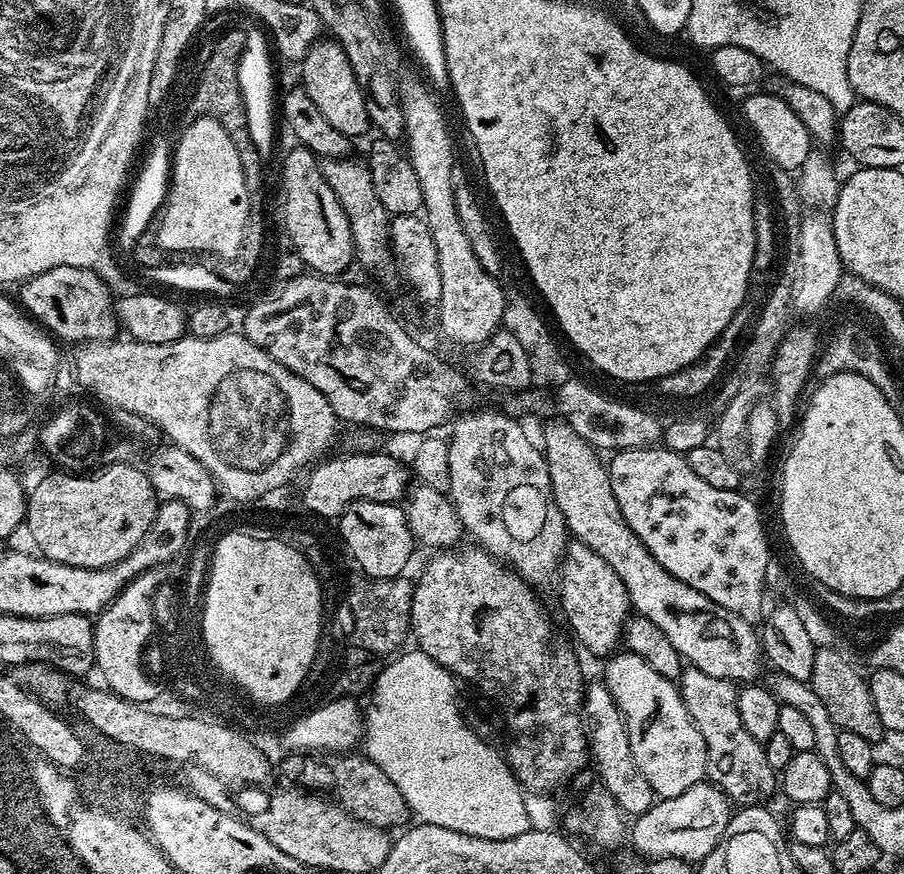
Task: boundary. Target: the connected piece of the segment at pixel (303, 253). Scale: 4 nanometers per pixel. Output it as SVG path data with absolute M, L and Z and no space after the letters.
M292 146L284 156L284 226L282 228L297 254L301 256L305 269L321 276L336 278L344 274L340 272L346 271L351 264L354 264L350 222L346 222L346 214L342 206L338 206L338 198L334 190L330 190L330 182L326 182L322 174L320 160L308 148Z

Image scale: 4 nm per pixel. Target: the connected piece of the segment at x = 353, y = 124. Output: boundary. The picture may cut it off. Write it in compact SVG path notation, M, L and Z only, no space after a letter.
M321 38L310 46L310 50L299 61L302 86L314 101L314 106L330 121L334 130L342 130L350 138L364 136L370 132L368 119L368 98L365 89L360 87L358 78L342 50L342 46L331 38Z

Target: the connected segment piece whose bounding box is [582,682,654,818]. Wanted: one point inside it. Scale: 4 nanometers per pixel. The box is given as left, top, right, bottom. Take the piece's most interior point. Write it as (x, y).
(608, 738)

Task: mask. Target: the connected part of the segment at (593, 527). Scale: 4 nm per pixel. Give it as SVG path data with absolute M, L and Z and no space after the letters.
M553 419L544 428L542 451L544 461L550 470L550 486L554 494L554 502L558 510L562 510L564 525L567 526L571 539L575 543L590 546L590 550L594 550L594 554L598 554L598 558L603 558L610 565L610 570L614 570L614 574L622 578L622 586L626 586L631 611L637 616L644 616L650 622L654 622L654 626L658 626L658 630L662 630L662 634L670 638L674 650L678 650L681 661L687 662L713 678L731 682L755 681L759 677L756 675L760 672L762 647L761 633L756 628L752 629L753 621L743 620L738 614L718 607L714 602L710 602L710 598L706 598L706 594L694 590L694 586L686 586L662 566L658 566L654 554L646 550L646 546L634 534L634 530L630 530L626 518L622 518L622 510L618 510L618 498L614 498L614 490L610 486L608 469L605 461L599 460L597 449L579 437L566 420Z

